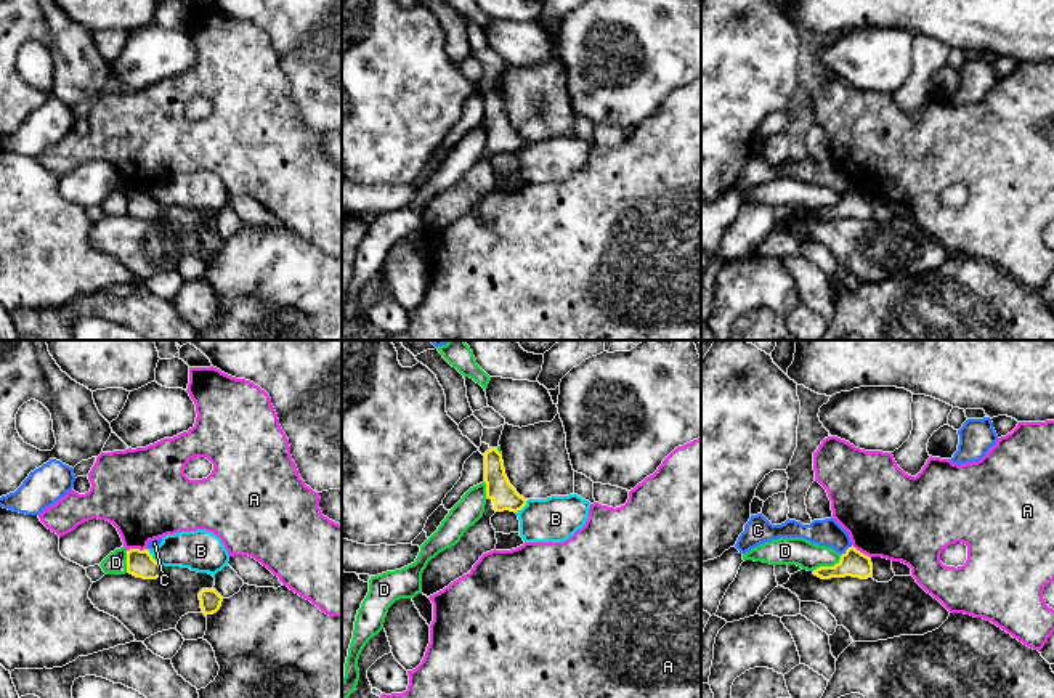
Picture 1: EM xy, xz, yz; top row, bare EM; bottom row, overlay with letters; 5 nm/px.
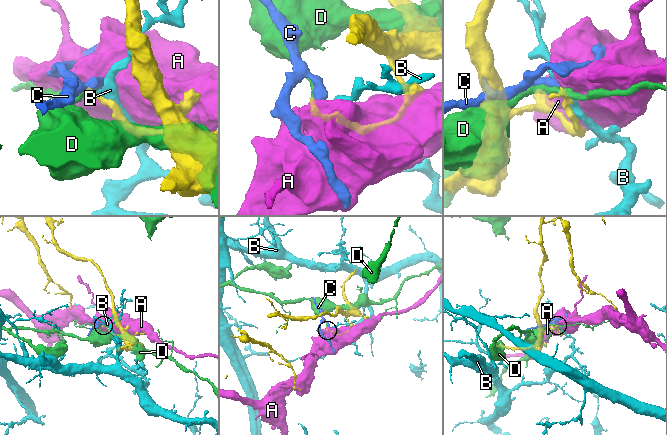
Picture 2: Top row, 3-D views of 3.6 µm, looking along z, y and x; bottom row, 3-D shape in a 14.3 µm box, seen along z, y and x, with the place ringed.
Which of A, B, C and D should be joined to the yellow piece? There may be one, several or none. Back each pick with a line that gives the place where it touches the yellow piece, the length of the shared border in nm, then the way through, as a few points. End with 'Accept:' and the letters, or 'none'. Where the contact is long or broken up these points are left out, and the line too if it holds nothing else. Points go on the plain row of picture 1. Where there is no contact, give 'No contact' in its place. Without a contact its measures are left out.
Accept: none

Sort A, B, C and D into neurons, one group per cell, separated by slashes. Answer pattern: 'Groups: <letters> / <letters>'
Groups: A / B / C / D

